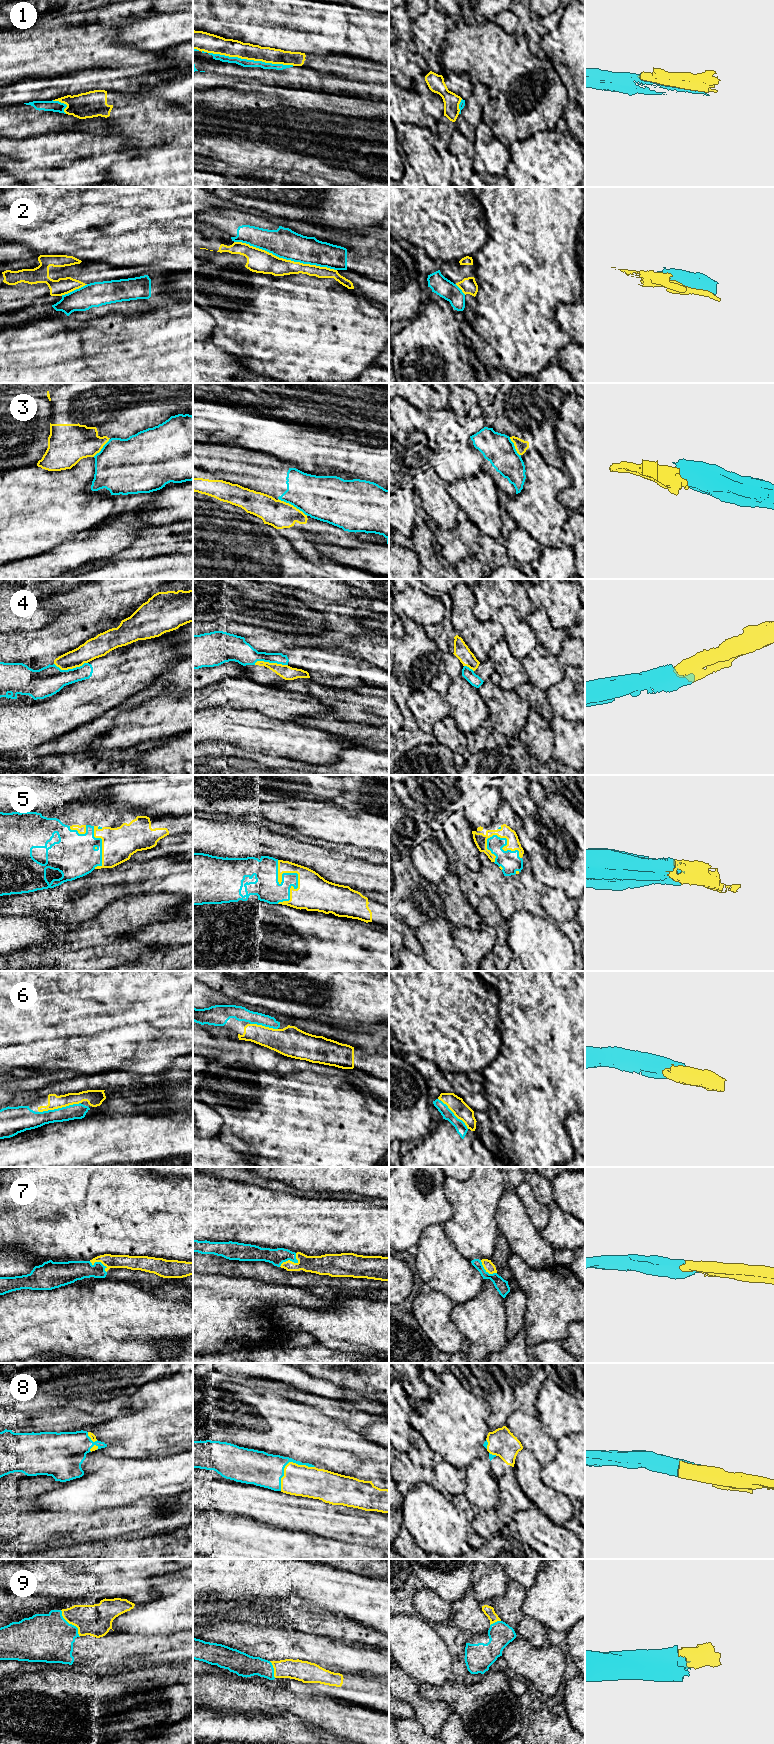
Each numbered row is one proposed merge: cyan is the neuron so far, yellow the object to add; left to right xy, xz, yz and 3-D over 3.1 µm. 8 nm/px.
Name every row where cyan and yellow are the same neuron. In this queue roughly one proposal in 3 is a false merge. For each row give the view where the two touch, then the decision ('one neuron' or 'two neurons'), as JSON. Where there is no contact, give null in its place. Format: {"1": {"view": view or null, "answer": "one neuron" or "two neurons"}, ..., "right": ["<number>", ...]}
{"1": {"view": "xz", "answer": "two neurons"}, "2": {"view": "xz", "answer": "two neurons"}, "3": {"view": "xz", "answer": "two neurons"}, "4": {"view": "xz", "answer": "one neuron"}, "5": {"view": "xz", "answer": "one neuron"}, "6": {"view": "xy", "answer": "one neuron"}, "7": {"view": "xz", "answer": "one neuron"}, "8": {"view": "xz", "answer": "one neuron"}, "9": {"view": "xy", "answer": "one neuron"}, "right": ["4", "5", "6", "7", "8", "9"]}

